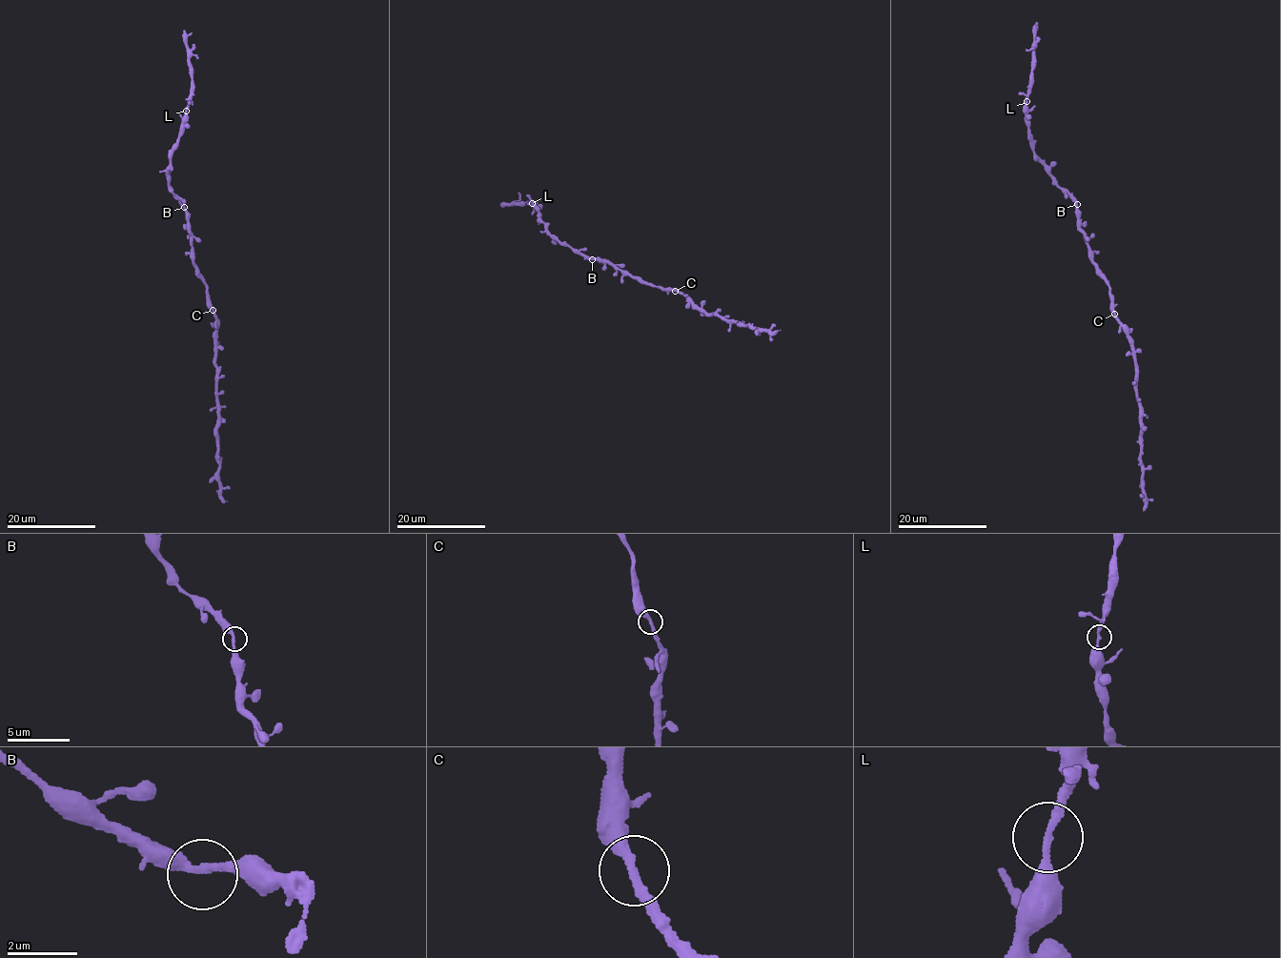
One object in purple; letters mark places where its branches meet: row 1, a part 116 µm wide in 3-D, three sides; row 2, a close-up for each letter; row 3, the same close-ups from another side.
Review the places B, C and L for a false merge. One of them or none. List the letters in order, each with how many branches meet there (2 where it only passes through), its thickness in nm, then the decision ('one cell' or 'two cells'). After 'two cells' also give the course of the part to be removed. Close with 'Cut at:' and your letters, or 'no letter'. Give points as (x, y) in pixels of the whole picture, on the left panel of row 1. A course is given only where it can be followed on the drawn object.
B: 2 branches meet; 240 nm thick; one cell
C: 2 branches meet; 280 nm thick; one cell
L: 2 branches meet; 220 nm thick; one cell
Cut at: no letter

